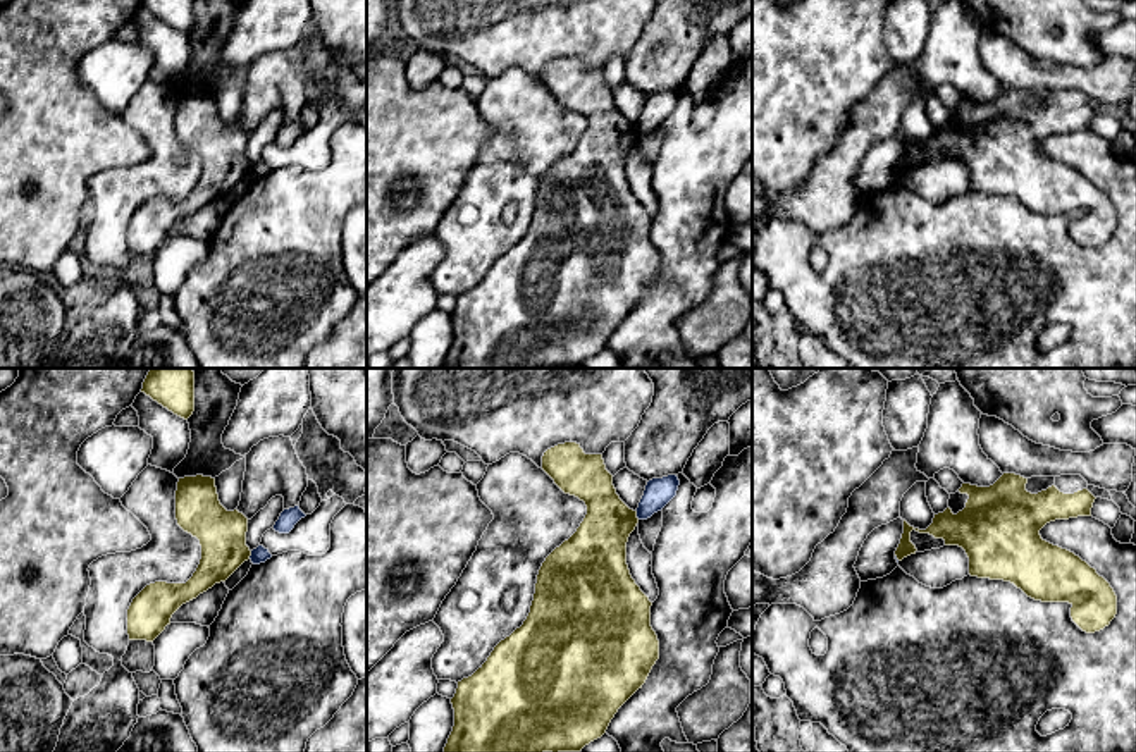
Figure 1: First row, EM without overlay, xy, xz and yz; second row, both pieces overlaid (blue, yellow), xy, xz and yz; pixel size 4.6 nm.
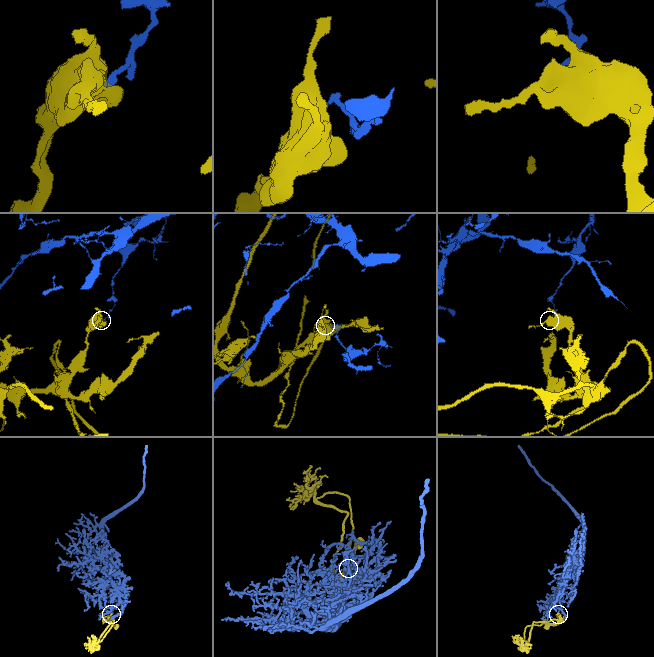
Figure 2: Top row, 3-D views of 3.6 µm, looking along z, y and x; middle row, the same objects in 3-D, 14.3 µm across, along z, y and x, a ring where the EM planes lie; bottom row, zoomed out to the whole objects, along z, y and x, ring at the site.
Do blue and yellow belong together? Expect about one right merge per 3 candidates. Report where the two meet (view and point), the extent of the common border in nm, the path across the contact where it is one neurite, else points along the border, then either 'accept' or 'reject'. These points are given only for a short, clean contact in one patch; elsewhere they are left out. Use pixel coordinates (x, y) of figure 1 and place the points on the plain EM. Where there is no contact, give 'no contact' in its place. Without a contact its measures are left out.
xy (252, 169) | 40 nm | along xy (252, 166), (248, 172) | reject

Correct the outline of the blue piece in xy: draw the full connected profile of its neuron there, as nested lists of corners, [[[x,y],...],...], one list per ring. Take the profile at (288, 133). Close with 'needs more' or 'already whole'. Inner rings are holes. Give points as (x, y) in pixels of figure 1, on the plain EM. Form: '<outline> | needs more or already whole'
[[[299,120],[284,124],[279,131],[279,134],[274,139],[274,145],[279,148],[289,148],[294,139],[305,133],[306,129],[299,124]]] | already whole

